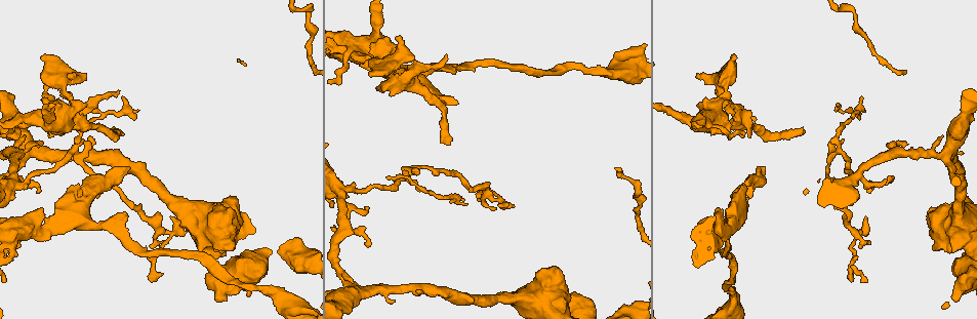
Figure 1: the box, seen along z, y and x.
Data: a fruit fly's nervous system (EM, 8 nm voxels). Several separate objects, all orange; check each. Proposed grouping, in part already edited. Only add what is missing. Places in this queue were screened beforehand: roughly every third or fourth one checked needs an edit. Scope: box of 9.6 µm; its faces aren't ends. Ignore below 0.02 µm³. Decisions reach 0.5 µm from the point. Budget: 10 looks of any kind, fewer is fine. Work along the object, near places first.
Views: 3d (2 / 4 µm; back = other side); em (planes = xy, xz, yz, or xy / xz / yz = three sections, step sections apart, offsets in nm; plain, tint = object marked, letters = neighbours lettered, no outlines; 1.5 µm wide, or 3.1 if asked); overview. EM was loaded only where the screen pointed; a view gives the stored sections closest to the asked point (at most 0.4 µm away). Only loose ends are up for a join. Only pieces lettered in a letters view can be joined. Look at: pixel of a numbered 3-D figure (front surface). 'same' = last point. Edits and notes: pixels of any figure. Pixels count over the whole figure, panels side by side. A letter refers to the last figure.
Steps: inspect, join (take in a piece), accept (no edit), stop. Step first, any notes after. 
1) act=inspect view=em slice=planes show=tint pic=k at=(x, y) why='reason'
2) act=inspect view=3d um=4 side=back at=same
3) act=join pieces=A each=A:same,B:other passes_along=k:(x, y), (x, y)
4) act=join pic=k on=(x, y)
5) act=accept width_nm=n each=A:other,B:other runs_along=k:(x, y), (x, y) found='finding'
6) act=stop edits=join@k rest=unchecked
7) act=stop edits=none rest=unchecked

act=inspect view=3d um=2 pic=1 at=(866, 243) why='thin end'

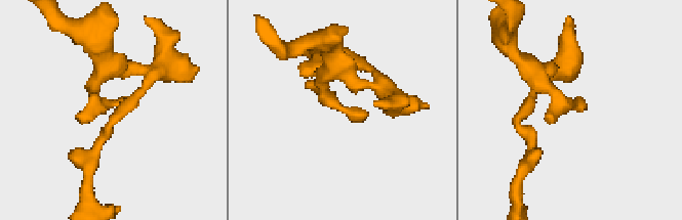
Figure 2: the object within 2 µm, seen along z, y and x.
act=inspect view=em slice=yz step=8 show=letters pic=2 at=(574, 101) why='shape alone is not enough'

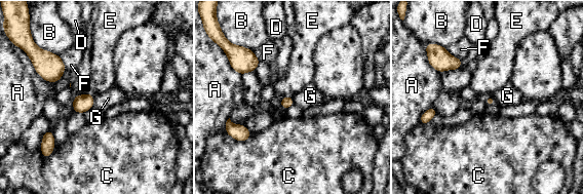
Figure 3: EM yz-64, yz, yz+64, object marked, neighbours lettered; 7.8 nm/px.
act=accept each=A:other,B:other,C:other,D:other,E:other,F:other,G:other border=3:(283, 95), (290, 96) found='none of them fits'

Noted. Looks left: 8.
act=inspect view=em slice=xz step=8 show=tint pic=1 at=(805, 130) why='an open end'

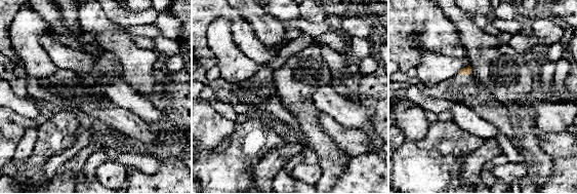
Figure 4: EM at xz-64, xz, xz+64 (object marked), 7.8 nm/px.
act=inspect view=em slice=planes show=letters at=same why='cut it another way'

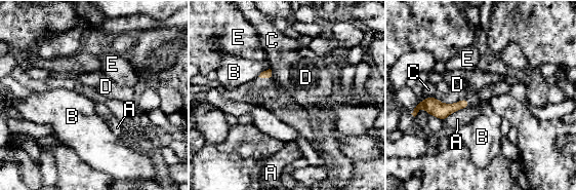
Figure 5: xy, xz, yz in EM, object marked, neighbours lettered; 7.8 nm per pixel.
act=accept longest_contact=D:260nm each=A:other,B:other,C:other,D:other,E:other runs_along=5:(465, 102), (452, 108), (418, 106) found='none of them fits'

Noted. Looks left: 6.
act=inspect view=em slice=yz step=4 show=letters pic=1 at=(936, 139) why='three-way junction'

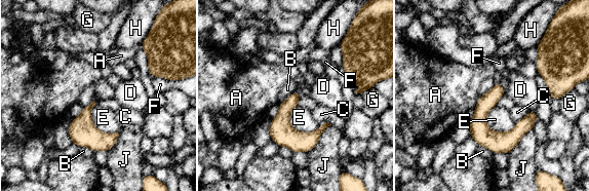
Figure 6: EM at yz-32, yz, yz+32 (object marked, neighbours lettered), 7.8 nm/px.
act=inspect view=em slice=planes show=letters at=same why='another direction'

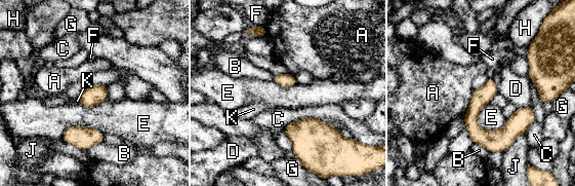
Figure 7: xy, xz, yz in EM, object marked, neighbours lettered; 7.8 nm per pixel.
act=accept width_nm=140 each=A:other,B:other,C:other,D:other,E:other,F:other,G:other,H:other,J:other,K:other runs_along=7:(490, 80), (473, 111), (481, 142) found='no lettered piece goes on from it'

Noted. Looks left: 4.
act=inspect view=3d um=4 pic=1 at=(396, 36)

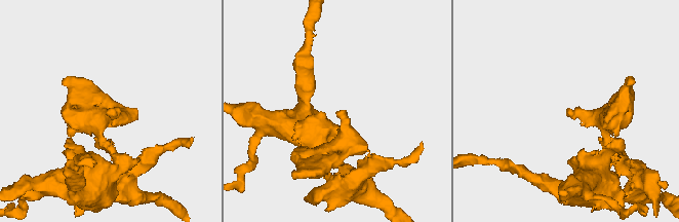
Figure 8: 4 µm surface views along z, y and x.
act=inspect view=em slice=planes show=letters pic=8 at=(341, 110) why='now the EM'

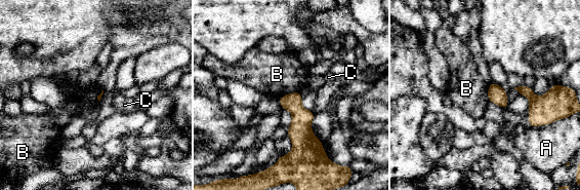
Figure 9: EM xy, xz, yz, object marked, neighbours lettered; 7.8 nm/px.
act=accept each=A:other,B:other,C:other found='no lettered piece goes on from it'

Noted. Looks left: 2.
act=stop edits=none rest=unchecked

